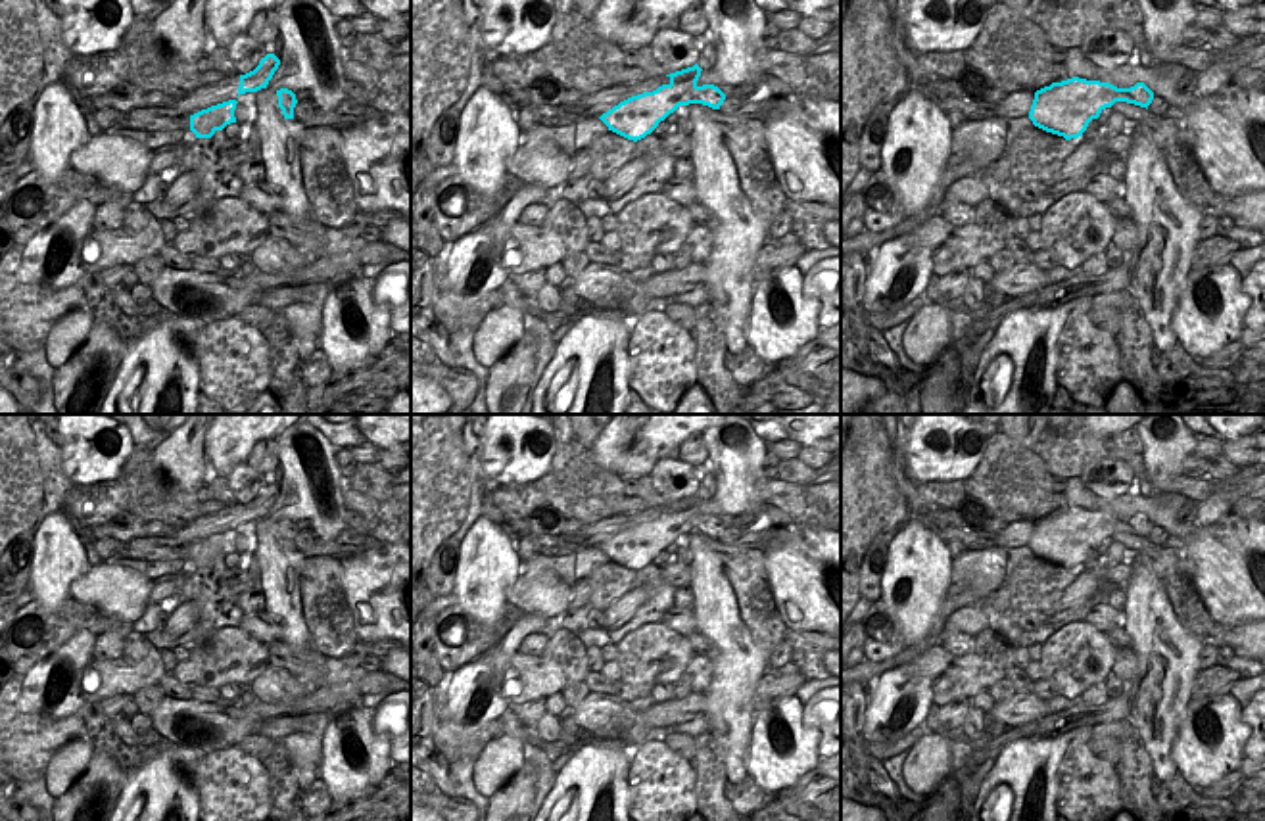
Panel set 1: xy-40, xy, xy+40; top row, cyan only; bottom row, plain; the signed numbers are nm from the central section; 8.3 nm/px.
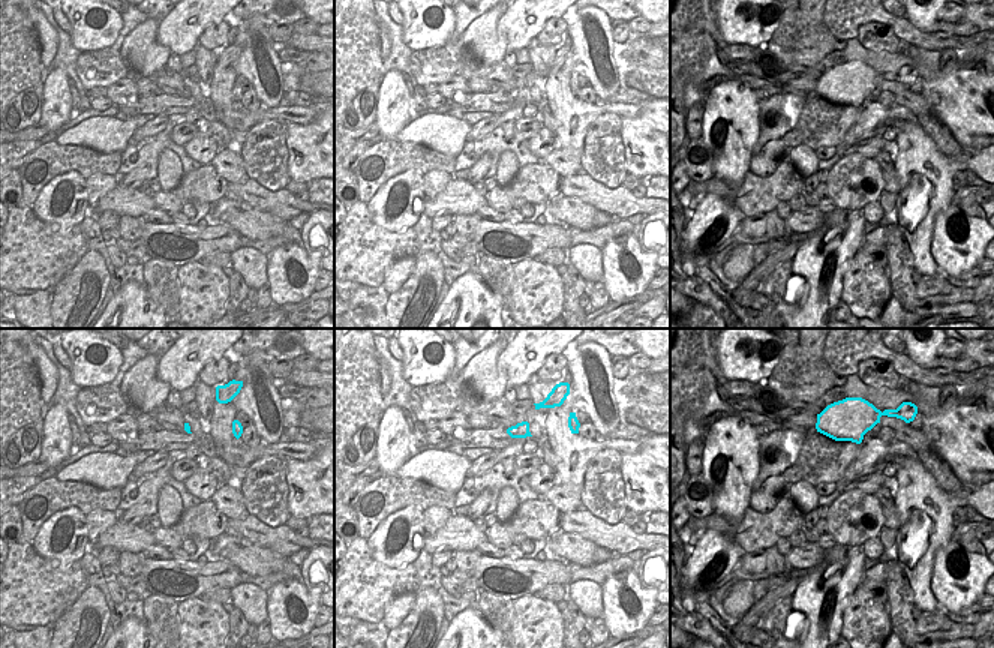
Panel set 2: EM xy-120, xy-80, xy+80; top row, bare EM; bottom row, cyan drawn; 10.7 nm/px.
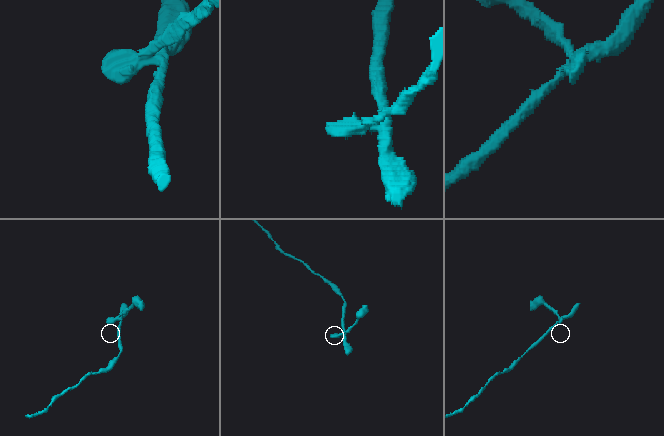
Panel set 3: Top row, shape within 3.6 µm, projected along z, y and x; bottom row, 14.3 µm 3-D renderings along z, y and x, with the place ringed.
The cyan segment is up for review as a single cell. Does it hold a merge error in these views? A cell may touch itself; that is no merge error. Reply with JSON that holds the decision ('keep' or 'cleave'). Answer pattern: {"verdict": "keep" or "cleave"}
{"verdict": "cleave"}

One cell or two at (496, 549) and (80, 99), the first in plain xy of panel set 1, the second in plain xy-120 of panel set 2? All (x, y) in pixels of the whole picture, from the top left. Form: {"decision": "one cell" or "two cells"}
{"decision": "two cells"}

